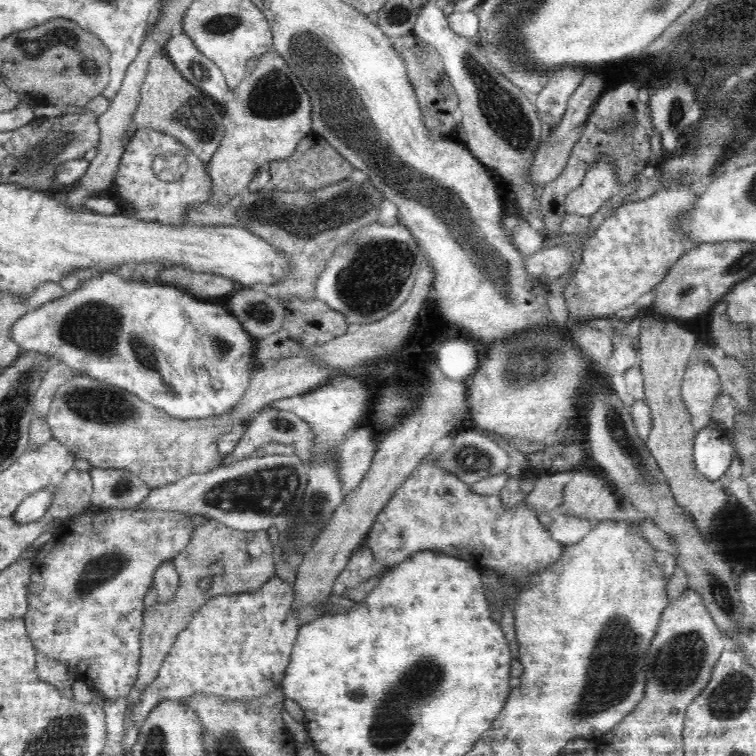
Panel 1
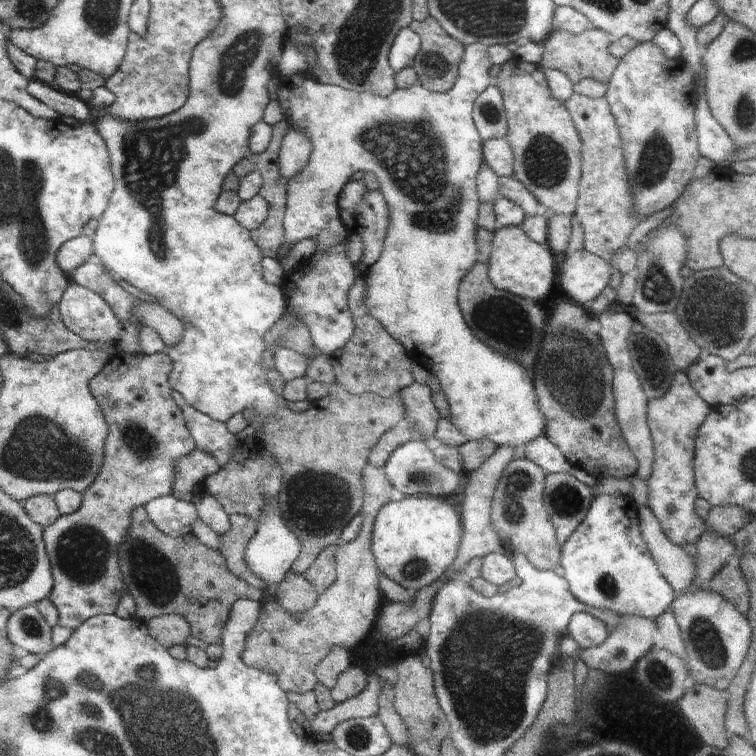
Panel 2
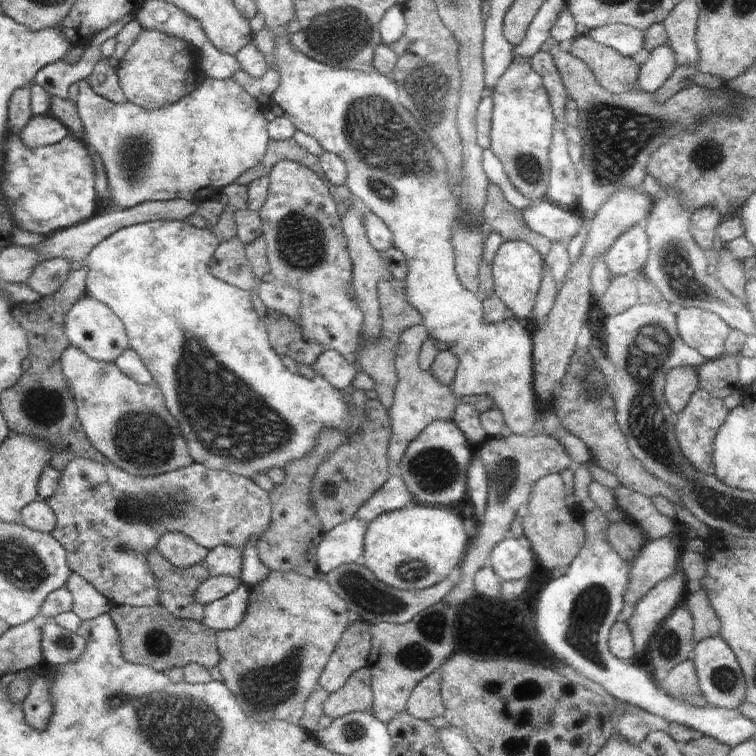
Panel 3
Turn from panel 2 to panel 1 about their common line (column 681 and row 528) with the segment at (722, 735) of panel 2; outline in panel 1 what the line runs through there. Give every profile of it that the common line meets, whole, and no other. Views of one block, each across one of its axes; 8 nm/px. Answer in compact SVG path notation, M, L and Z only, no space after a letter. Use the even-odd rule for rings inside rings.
M652 312L642 316L636 326L645 401L652 416L652 428L646 440L647 449L660 465L678 505L692 515L696 527L707 538L710 536L713 516L723 510L729 496L719 480L708 480L696 468L693 457L696 429L692 427L691 415L681 397L683 374L699 345L698 340L684 328L684 323L662 318Z

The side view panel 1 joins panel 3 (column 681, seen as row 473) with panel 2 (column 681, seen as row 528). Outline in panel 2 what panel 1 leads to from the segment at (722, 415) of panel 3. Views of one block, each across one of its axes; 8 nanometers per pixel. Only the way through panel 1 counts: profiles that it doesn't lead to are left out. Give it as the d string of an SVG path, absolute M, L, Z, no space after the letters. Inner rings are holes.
M676 371L668 392L657 399L647 401L647 423L655 450L655 460L647 478L650 510L661 524L670 542L691 550L707 529L695 511L695 500L699 497L692 464L695 438L698 429L711 411L711 406L692 386L684 371Z

